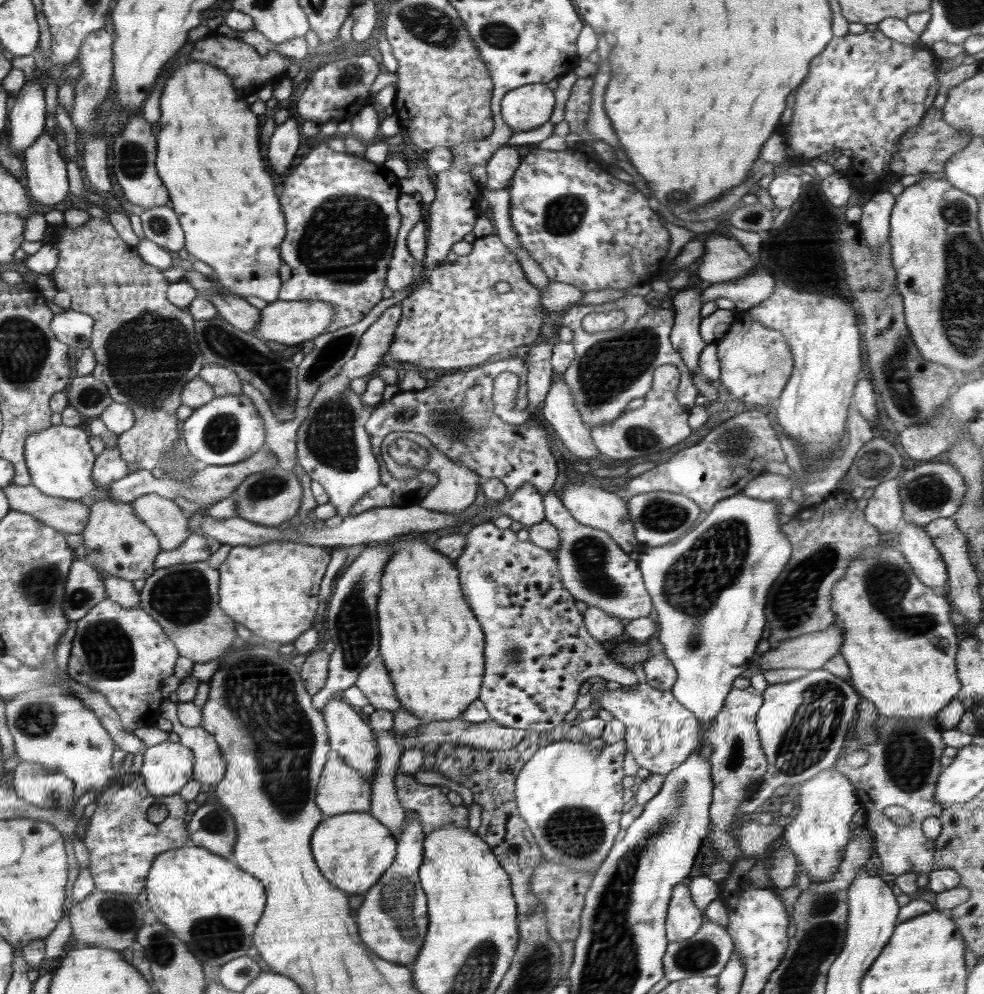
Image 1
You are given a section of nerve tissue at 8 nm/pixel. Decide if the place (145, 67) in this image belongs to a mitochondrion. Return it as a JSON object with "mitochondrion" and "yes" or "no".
{"mitochondrion":"no"}

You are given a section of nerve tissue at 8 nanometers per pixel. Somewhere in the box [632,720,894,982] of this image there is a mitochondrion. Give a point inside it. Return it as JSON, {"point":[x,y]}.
{"point":[698,954]}

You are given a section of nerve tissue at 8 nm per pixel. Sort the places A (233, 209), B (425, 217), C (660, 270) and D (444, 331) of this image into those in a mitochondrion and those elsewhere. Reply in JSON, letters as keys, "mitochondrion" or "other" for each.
{"A":"other","B":"other","C":"other","D":"other"}

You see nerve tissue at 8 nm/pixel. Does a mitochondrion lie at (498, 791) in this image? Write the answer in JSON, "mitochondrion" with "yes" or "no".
{"mitochondrion":"no"}

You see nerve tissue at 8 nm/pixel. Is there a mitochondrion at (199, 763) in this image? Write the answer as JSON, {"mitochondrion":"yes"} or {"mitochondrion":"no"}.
{"mitochondrion":"no"}

